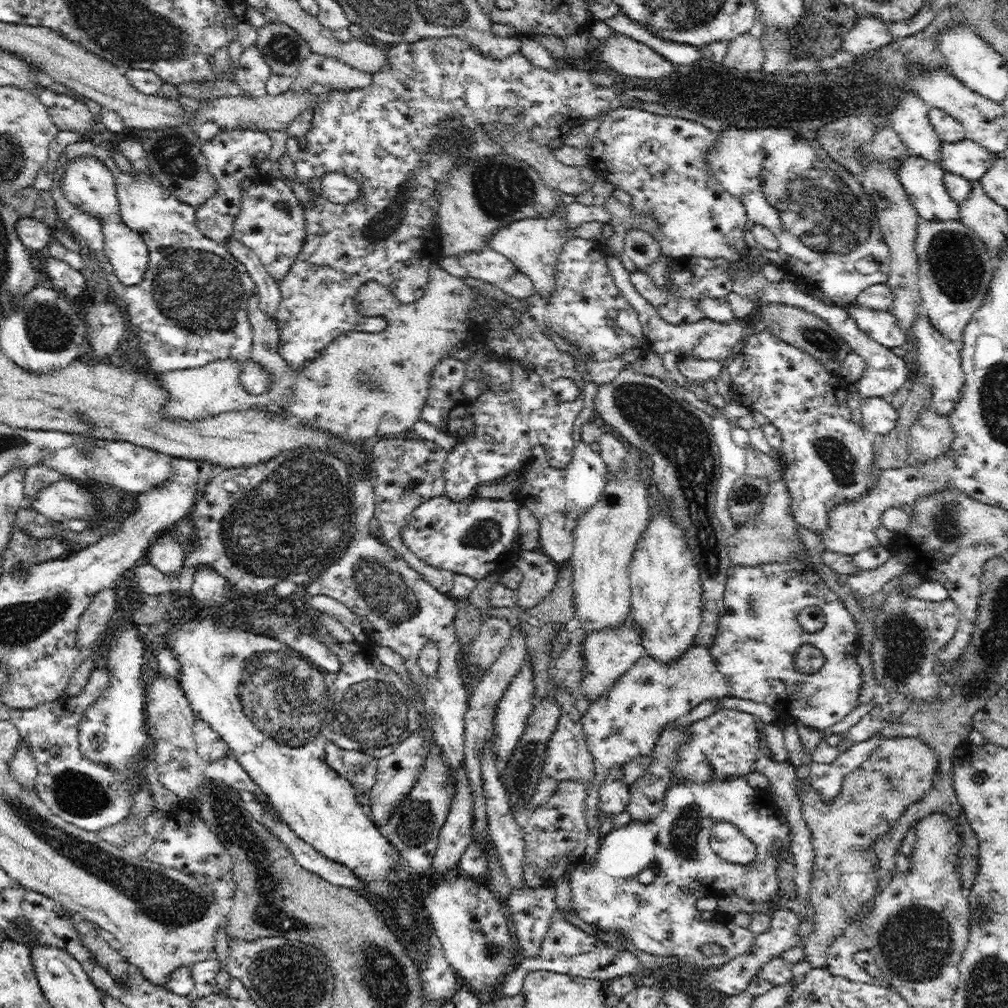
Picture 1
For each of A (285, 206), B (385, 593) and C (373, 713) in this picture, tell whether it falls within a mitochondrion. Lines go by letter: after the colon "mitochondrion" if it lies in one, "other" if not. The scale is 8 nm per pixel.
A: mitochondrion
B: mitochondrion
C: mitochondrion

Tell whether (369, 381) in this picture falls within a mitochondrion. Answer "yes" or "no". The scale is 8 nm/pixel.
yes

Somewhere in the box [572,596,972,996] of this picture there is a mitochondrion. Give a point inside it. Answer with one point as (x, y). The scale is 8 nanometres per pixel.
(915, 943)

